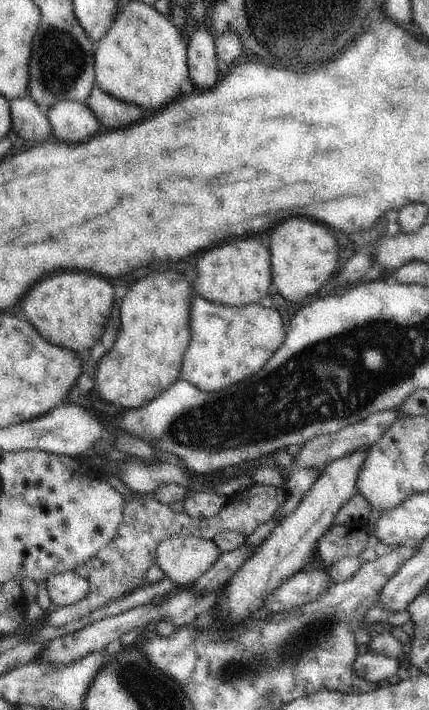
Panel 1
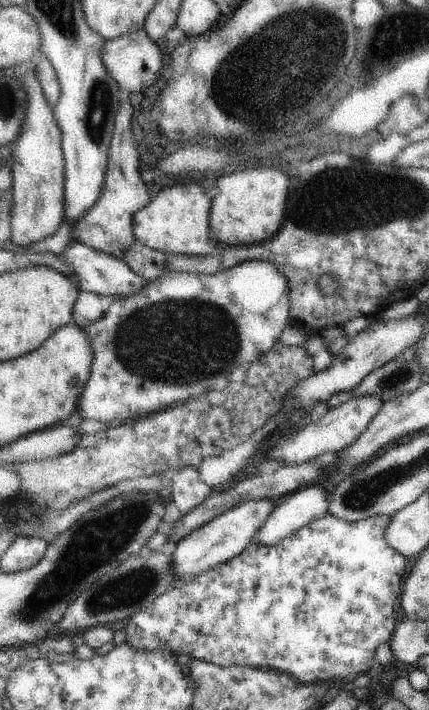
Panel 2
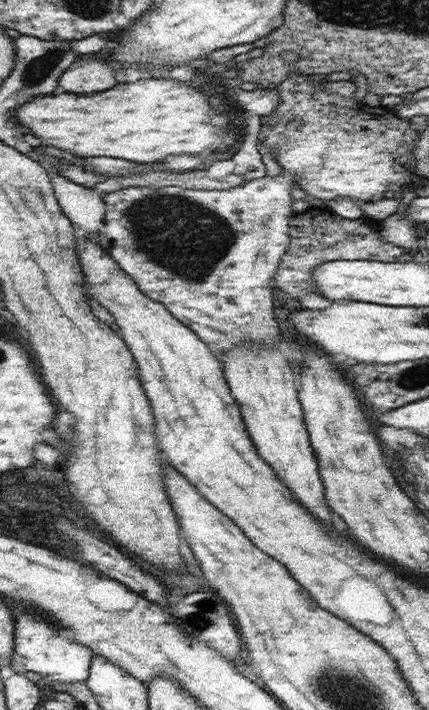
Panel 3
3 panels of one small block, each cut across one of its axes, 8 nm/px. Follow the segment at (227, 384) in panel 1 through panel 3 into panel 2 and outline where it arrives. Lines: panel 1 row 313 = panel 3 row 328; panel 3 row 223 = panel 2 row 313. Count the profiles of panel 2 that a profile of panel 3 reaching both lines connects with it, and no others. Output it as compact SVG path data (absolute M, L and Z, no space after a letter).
M247 261L230 269L225 267L211 275L174 271L161 274L158 278L147 282L140 292L136 292L132 296L124 296L124 298L115 298L105 313L96 322L92 322L84 329L86 336L90 336L90 342L92 342L94 362L92 362L88 384L86 384L86 388L78 400L80 416L86 420L96 420L96 422L104 422L104 424L108 424L112 420L128 422L128 420L138 420L142 416L148 416L150 412L160 412L174 402L182 402L186 398L196 398L204 388L208 388L208 386L200 386L200 384L204 384L212 376L231 374L232 370L236 370L238 366L242 366L242 364L250 366L265 353L268 353L270 348L280 340L284 328L290 324L290 308L290 283L274 264L267 261Z

